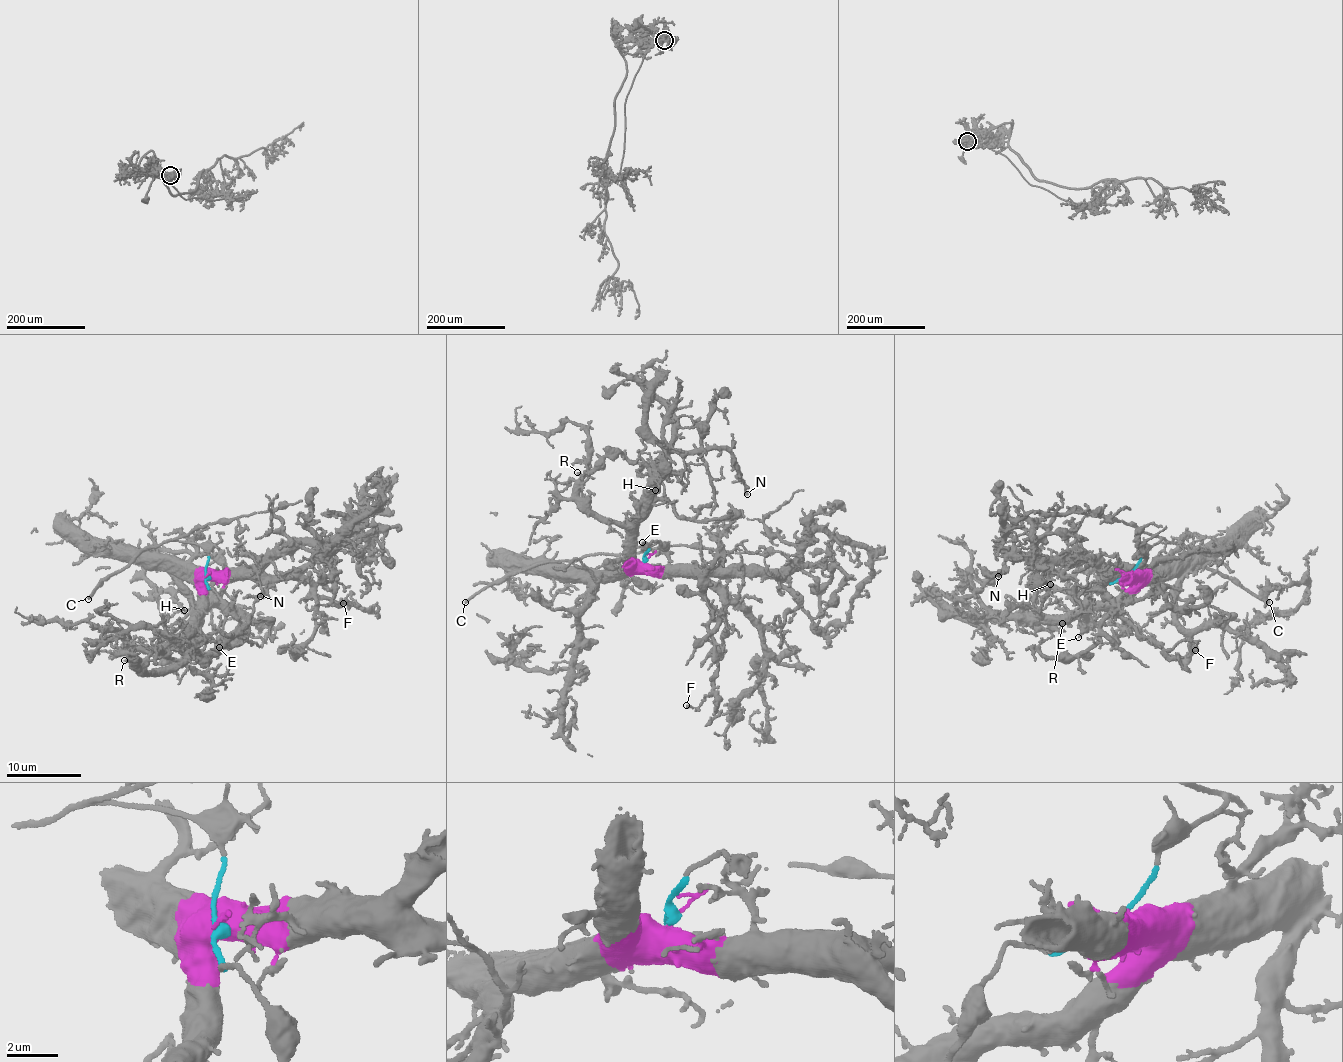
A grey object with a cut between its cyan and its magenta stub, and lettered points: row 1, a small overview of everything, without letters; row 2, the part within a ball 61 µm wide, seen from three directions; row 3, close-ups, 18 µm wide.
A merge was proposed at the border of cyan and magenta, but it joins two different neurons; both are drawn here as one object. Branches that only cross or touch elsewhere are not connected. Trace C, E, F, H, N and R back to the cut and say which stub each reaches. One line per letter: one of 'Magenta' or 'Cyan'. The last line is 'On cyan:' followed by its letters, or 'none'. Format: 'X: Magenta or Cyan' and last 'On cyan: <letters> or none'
C: Cyan
E: Cyan
F: Magenta
H: Magenta
N: Magenta
R: Magenta
On cyan: C, E

